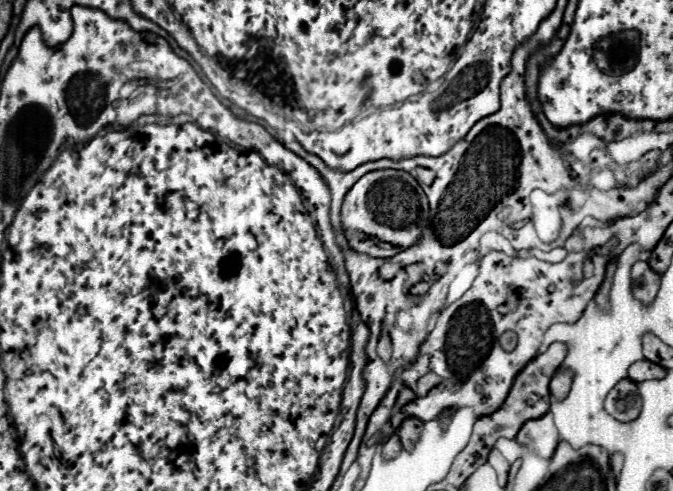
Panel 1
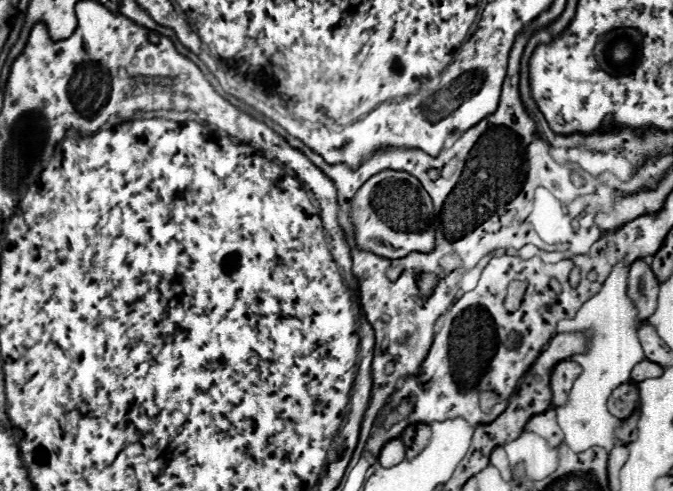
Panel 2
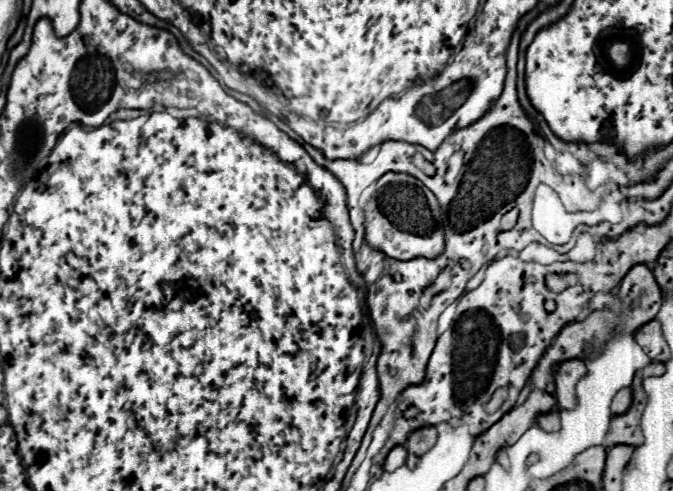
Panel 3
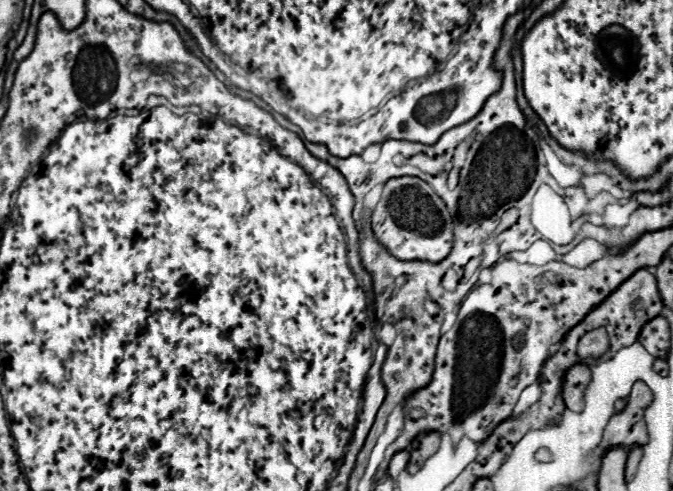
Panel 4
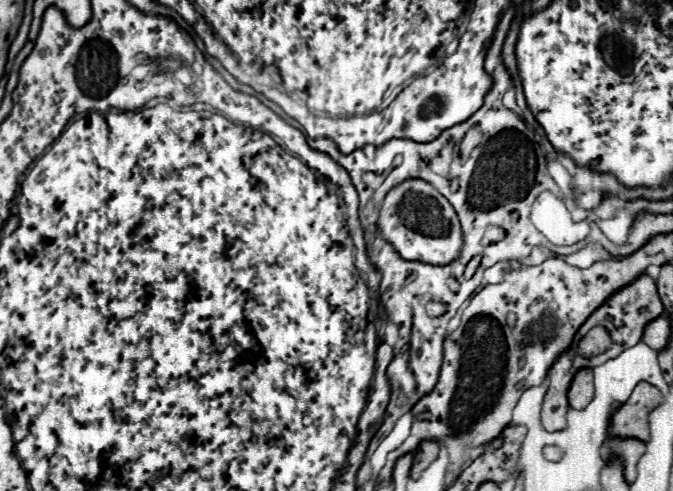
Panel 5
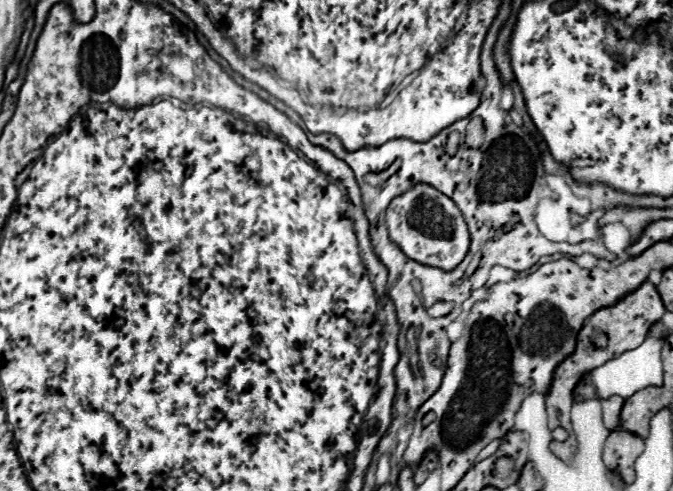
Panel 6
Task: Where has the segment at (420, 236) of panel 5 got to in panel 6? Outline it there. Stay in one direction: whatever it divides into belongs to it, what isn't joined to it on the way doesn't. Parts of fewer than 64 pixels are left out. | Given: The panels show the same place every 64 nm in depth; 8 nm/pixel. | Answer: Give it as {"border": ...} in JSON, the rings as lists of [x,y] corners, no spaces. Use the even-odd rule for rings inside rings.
{"border":[[[418,184],[392,200],[386,210],[386,226],[392,242],[396,242],[410,260],[442,270],[454,270],[466,258],[472,242],[460,208],[448,196],[426,184]]]}

